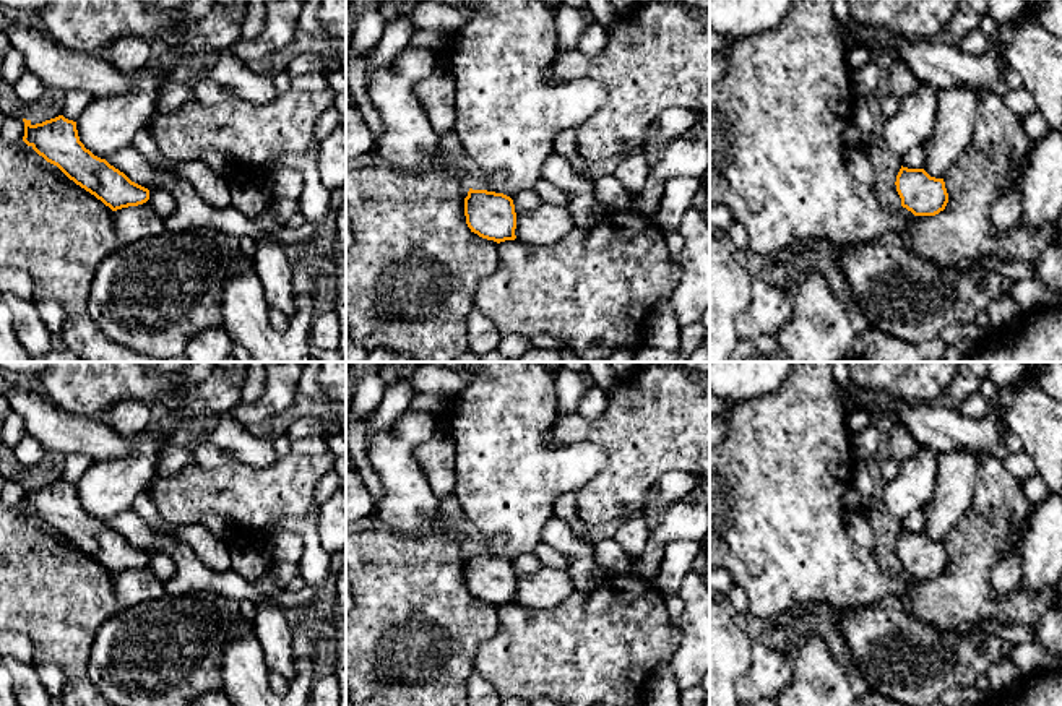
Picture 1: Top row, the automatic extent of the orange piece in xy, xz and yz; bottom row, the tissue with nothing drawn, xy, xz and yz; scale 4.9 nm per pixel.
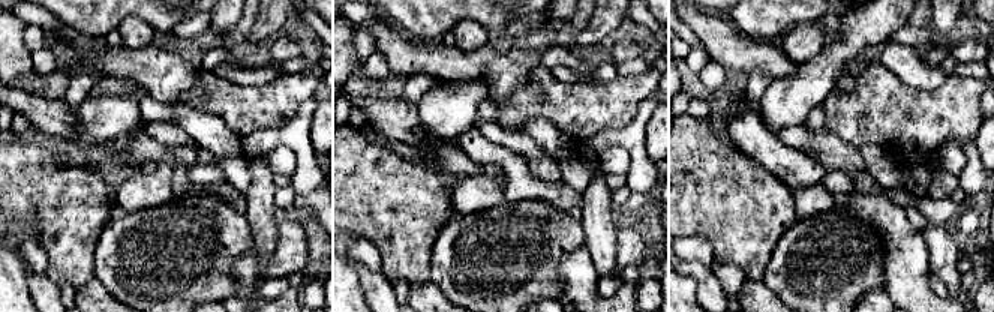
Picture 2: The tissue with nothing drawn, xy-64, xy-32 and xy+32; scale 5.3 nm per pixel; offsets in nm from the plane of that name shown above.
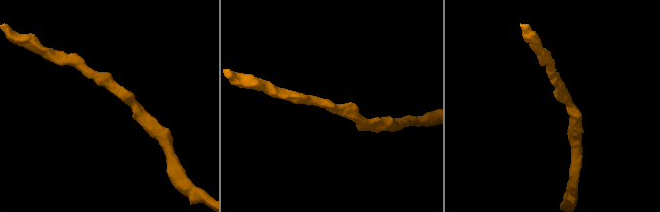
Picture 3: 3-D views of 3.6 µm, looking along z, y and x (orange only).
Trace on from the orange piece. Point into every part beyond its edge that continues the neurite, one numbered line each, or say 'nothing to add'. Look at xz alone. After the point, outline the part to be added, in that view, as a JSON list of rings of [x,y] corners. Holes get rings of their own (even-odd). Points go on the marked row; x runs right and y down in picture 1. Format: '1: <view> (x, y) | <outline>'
nothing to add

